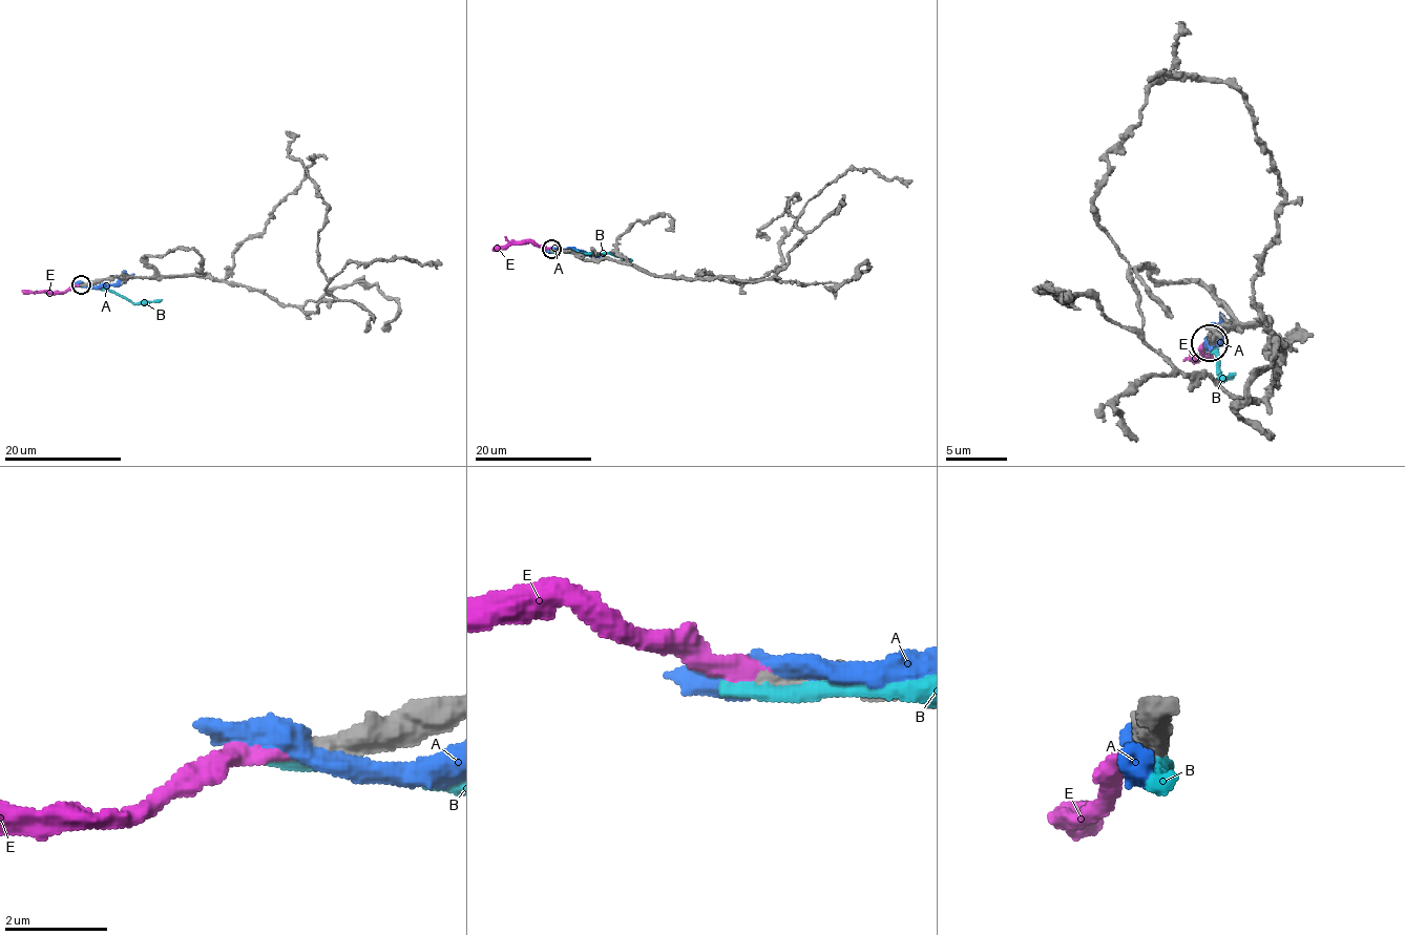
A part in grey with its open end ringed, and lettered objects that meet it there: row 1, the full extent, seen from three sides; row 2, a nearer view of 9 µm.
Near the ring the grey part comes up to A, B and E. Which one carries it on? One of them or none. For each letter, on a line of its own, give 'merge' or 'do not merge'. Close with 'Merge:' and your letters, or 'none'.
A: do not merge
B: do not merge
E: merge
Merge: E

